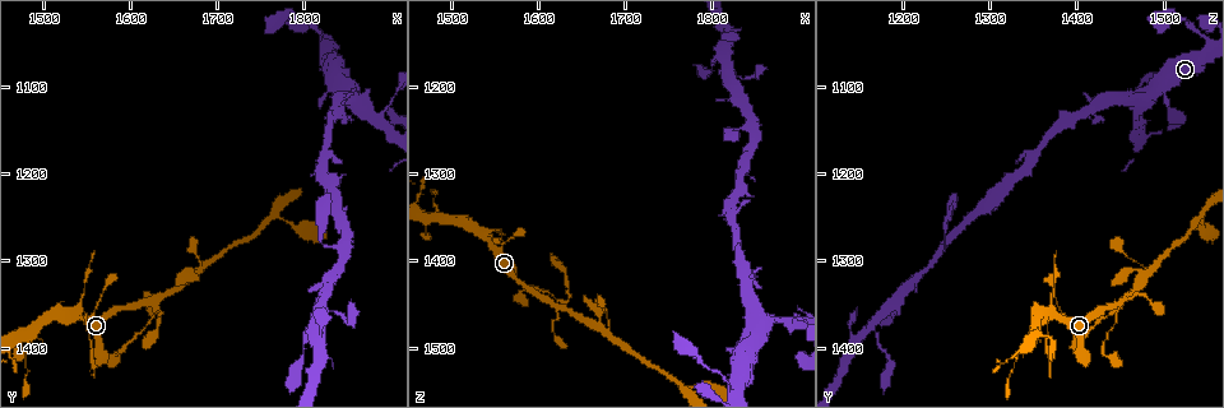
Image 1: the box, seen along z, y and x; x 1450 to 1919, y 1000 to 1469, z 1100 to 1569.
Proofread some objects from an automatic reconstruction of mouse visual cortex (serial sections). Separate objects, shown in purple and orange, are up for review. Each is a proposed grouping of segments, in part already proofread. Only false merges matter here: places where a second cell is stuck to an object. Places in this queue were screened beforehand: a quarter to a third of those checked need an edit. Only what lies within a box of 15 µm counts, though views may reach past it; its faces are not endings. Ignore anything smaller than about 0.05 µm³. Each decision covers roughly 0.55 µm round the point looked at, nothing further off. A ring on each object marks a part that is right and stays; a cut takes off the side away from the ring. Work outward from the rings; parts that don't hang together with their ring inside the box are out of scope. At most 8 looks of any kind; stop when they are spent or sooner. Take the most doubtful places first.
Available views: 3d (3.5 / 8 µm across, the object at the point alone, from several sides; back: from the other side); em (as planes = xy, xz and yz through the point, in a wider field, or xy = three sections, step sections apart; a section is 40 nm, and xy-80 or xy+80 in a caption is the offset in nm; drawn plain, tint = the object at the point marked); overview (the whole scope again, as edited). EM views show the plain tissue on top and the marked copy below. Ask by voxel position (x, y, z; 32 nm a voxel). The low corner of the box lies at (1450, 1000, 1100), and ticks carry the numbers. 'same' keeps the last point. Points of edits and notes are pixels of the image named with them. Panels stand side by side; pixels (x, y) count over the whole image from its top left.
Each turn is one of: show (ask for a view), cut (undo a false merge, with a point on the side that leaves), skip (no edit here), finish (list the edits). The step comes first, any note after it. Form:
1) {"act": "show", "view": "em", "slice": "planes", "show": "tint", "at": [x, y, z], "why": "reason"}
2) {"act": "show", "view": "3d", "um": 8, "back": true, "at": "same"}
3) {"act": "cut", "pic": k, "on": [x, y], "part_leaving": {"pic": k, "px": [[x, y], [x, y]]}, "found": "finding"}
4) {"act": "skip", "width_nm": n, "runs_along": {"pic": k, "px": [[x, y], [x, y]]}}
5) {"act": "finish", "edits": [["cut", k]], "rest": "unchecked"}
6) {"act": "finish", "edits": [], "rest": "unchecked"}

{"act": "show", "view": "3d", "um": 3.5, "back": true, "at": [1620, 1345, 1450], "why": "abrupt turn"}

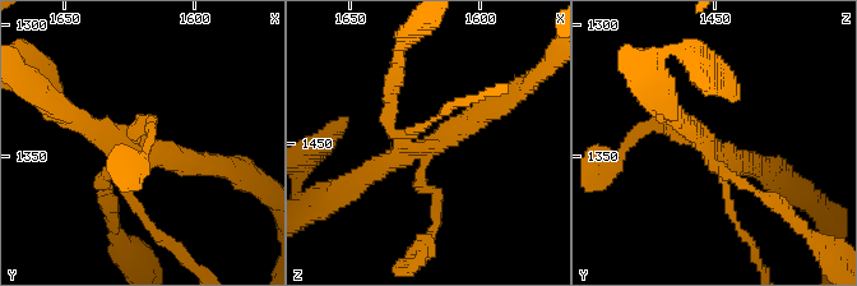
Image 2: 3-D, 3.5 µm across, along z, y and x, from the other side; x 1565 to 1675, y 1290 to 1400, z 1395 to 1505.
{"act": "show", "view": "em", "slice": "xy", "step": 5, "show": "tint", "at": [1623, 1346, 1451]}

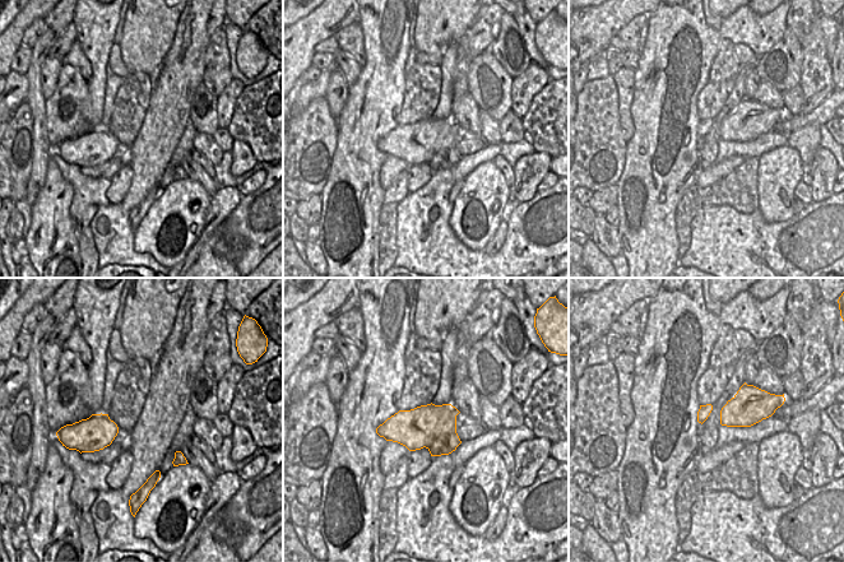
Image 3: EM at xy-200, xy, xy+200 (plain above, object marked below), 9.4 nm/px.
{"act": "skip", "runs_along": {"pic": 2, "px": [[494, 105], [353, 187]]}, "found": "one cell here"}

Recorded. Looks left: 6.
{"act": "show", "view": "3d", "um": 3.5, "at": [1850, 1285, 1250], "why": "branch point"}

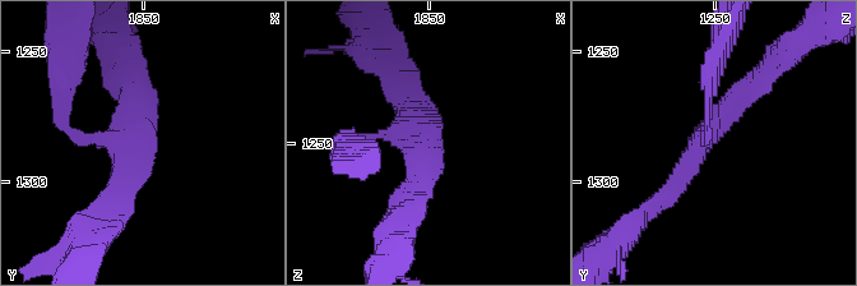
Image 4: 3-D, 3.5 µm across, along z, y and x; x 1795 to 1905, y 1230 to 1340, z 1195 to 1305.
{"act": "show", "view": "em", "slice": "xy", "step": 5, "show": "tint", "at": [1845, 1283, 1247], "arms": 3, "arm_widths_nm": [100, 250, 300]}

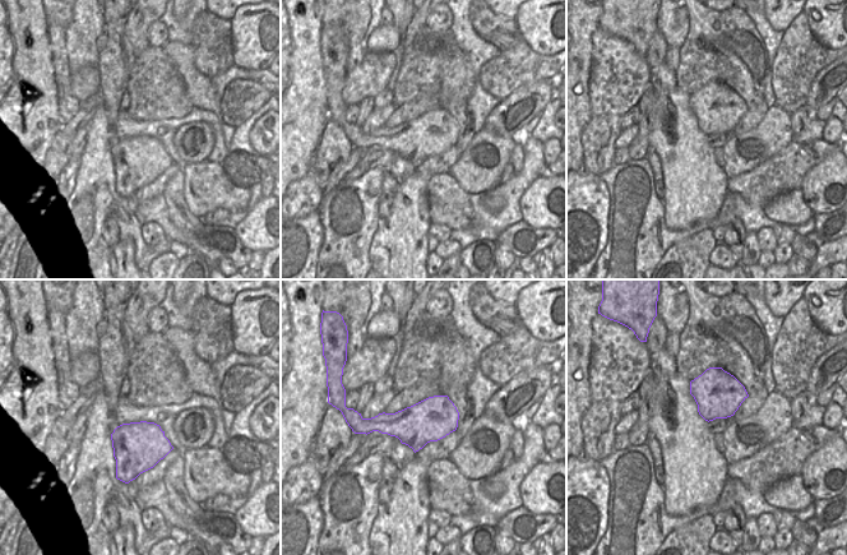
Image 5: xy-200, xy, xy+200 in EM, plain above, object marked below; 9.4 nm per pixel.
{"act": "skip", "runs_along": {"pic": 4, "px": [[764, 74], [725, 112], [657, 203]]}, "found": "one cell here"}

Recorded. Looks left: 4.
{"act": "show", "view": "em", "slice": "planes", "show": "tint", "at": [1845, 1365, 1190], "why": "sharp bend"}

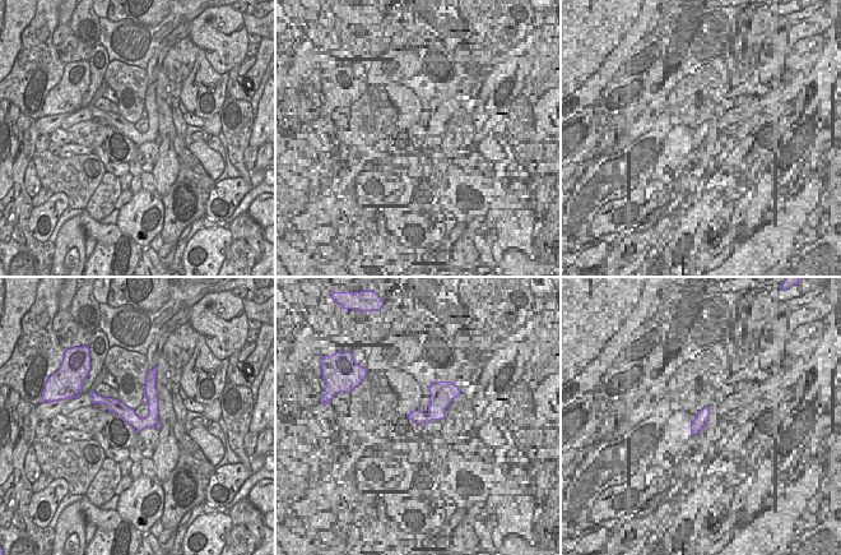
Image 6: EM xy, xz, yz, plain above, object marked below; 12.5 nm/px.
{"act": "show", "view": "3d", "um": 3.5, "back": true, "at": "same", "why": "see where the arms go"}

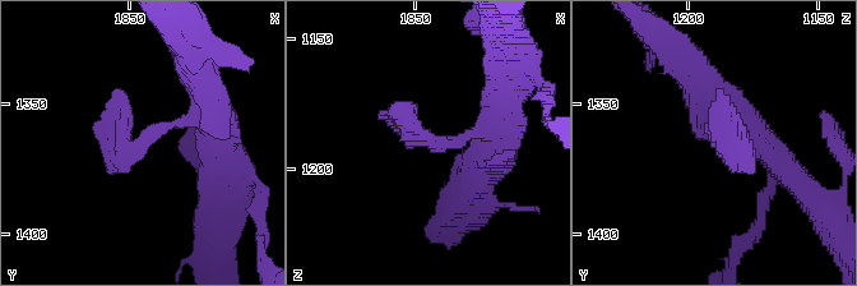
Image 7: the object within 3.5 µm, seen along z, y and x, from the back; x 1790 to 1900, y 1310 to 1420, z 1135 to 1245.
{"act": "skip", "runs_along": {"pic": 7, "px": [[208, 107], [126, 147], [119, 92]]}, "found": "one cell here"}

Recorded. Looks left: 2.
{"act": "show", "view": "3d", "um": 3.5, "back": true, "at": [1670, 1315, 1480], "why": "sharp bend"}

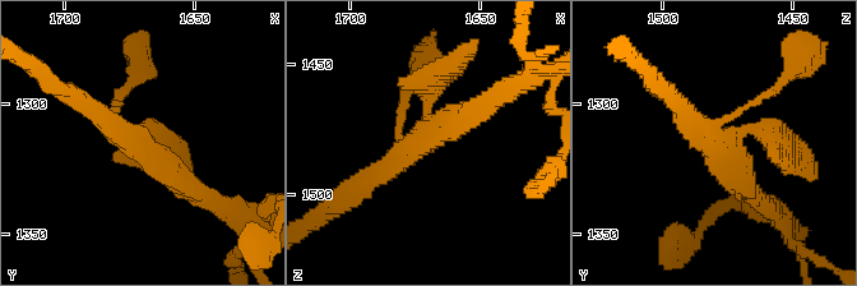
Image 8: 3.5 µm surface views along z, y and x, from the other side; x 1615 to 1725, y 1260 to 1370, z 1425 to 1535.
{"act": "skip", "arms": 4, "arm_widths_nm": [100, 250, 300, 300], "runs_along": {"pic": 8, "px": [[205, 199], [80, 101]]}, "found": "continuous, no second cell"}

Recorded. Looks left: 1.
{"act": "finish", "edits": [], "rest": "unchecked"}

